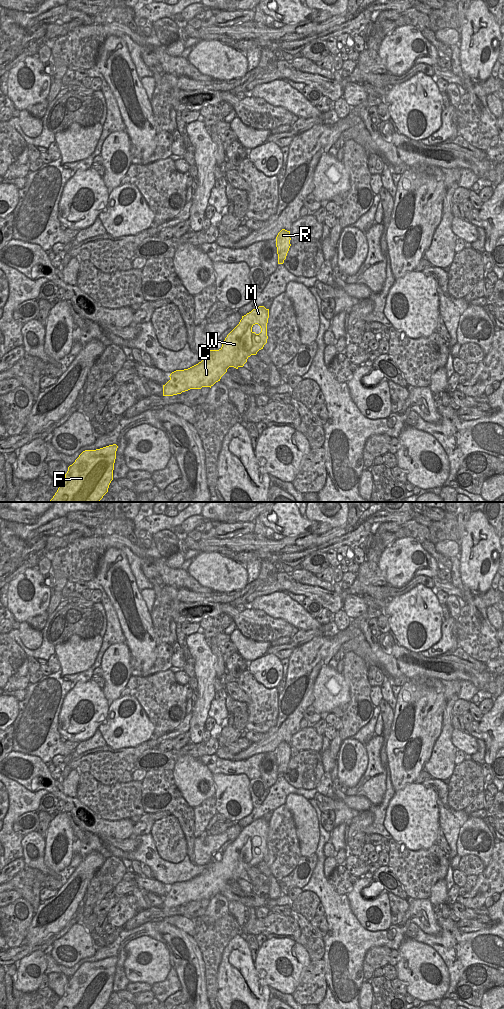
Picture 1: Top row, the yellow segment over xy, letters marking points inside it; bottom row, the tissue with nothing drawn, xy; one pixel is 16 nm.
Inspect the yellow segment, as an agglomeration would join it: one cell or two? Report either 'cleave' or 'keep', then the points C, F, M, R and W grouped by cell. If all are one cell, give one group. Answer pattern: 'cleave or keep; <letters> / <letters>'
keep; C F M R W

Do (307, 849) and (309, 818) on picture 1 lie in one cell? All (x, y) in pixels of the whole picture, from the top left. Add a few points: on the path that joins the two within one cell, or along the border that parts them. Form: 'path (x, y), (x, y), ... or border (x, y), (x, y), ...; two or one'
path (307, 841), (307, 826); one

